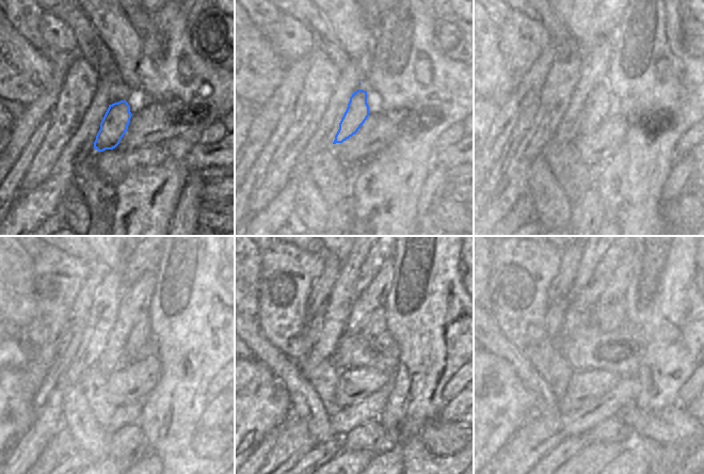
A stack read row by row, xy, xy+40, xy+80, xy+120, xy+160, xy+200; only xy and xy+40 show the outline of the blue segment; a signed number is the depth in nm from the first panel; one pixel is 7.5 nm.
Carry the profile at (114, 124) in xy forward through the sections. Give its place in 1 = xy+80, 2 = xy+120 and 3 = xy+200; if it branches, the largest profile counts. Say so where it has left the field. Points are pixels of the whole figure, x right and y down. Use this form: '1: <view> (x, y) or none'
1: xy+80 (596, 108)
2: xy+120 (137, 300)
3: xy+200 (618, 286)

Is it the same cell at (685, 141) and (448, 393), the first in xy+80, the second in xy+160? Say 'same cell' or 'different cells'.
same cell

